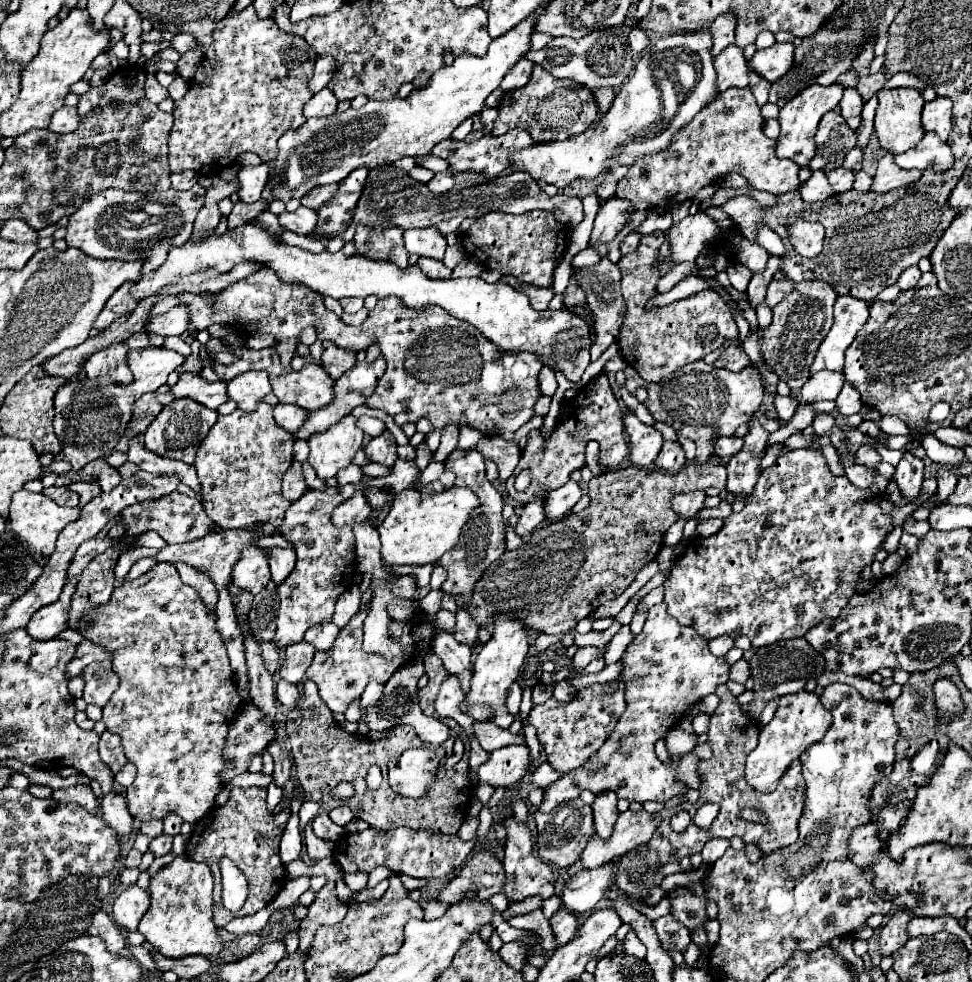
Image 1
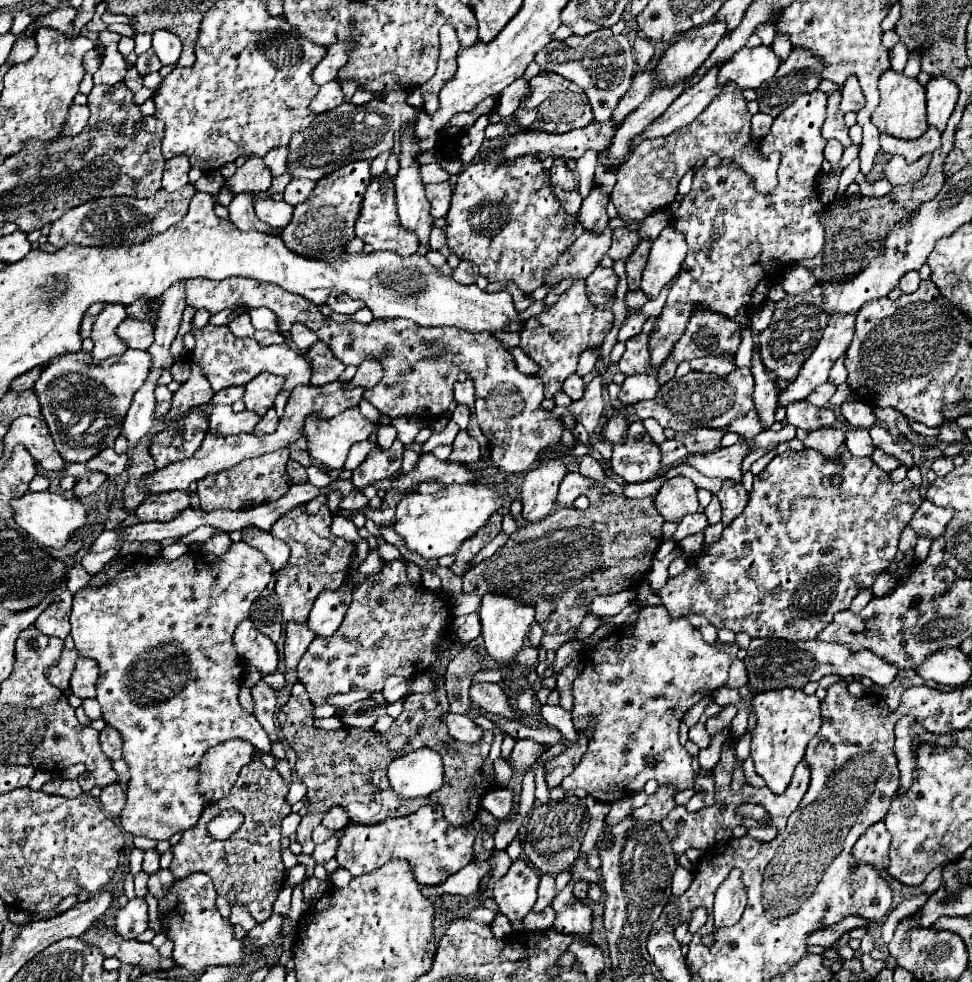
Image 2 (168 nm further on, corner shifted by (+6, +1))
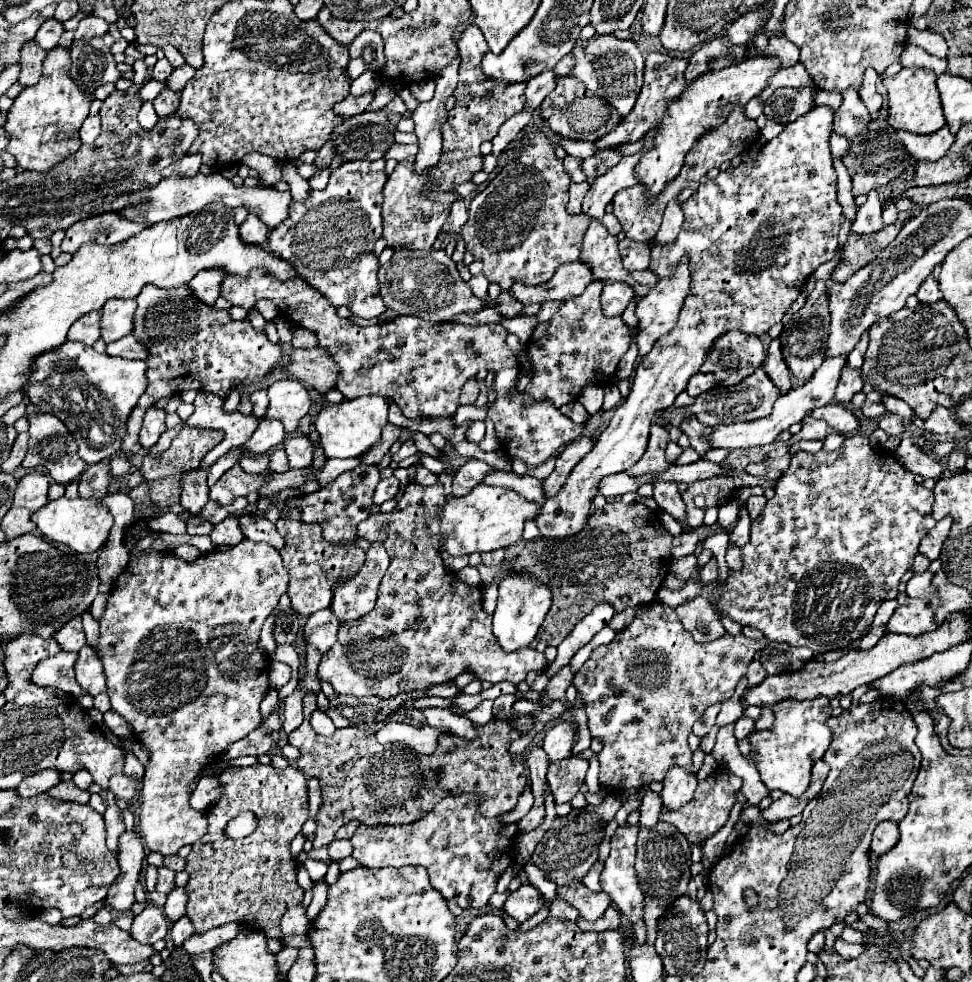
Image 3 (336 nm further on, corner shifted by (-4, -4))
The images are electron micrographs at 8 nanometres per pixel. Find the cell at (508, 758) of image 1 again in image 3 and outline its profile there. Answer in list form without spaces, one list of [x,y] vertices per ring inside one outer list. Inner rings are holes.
[[[562,722],[562,724],[552,726],[546,732],[546,738],[544,738],[544,744],[542,744],[548,760],[558,762],[558,760],[570,758],[572,746],[574,746],[574,736],[576,736],[576,730],[570,722]]]

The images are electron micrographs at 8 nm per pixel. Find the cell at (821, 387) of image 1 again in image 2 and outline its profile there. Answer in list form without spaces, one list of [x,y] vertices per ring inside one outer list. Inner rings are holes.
[[[844,355],[834,363],[834,367],[830,369],[830,381],[840,385],[846,381],[846,367],[844,367]]]

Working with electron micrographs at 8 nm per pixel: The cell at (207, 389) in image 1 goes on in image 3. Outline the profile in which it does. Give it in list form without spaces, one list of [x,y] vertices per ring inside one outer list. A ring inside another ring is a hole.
[[[256,390],[250,394],[250,402],[254,406],[254,416],[262,418],[266,414],[266,408],[268,408],[268,396],[264,390]]]

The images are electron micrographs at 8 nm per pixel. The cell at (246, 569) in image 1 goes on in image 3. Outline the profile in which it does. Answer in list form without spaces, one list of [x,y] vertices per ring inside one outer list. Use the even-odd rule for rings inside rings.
[[[246,538],[238,546],[226,550],[226,552],[208,552],[208,554],[202,554],[200,558],[196,558],[194,562],[186,562],[186,560],[174,556],[173,553],[164,554],[164,552],[156,552],[156,554],[148,554],[148,556],[130,556],[126,570],[114,582],[110,598],[106,602],[106,610],[100,618],[98,648],[94,648],[94,650],[100,656],[102,666],[104,666],[104,676],[106,676],[106,686],[108,686],[112,710],[118,712],[120,716],[124,716],[128,720],[128,724],[132,724],[136,738],[148,750],[146,774],[142,780],[142,804],[140,804],[138,834],[142,836],[142,840],[146,842],[146,846],[150,850],[156,850],[164,856],[176,854],[182,846],[198,842],[200,836],[206,832],[206,814],[190,808],[190,784],[210,764],[210,760],[214,756],[220,756],[222,752],[226,752],[226,748],[232,742],[244,738],[246,734],[256,730],[262,722],[260,700],[268,690],[268,668],[270,668],[270,664],[258,648],[258,634],[260,634],[264,620],[278,606],[278,600],[286,592],[286,588],[288,588],[288,572],[282,564],[278,550],[274,550],[272,546],[262,544],[262,542],[250,542]]]

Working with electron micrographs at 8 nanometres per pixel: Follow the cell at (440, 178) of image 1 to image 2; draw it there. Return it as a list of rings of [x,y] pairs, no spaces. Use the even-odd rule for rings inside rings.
[[[448,181],[444,183],[436,183],[436,185],[428,185],[426,187],[426,195],[430,201],[430,215],[432,217],[446,217],[448,209],[450,209],[450,199],[452,199],[452,187]]]

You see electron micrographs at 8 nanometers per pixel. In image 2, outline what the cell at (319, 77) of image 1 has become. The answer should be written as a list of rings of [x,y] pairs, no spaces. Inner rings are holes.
[[[352,39],[346,41],[338,41],[334,45],[328,47],[326,57],[320,61],[320,65],[316,65],[314,69],[314,83],[316,85],[324,85],[328,81],[334,81],[338,71],[348,63],[348,53],[356,47],[356,43],[352,43]]]

